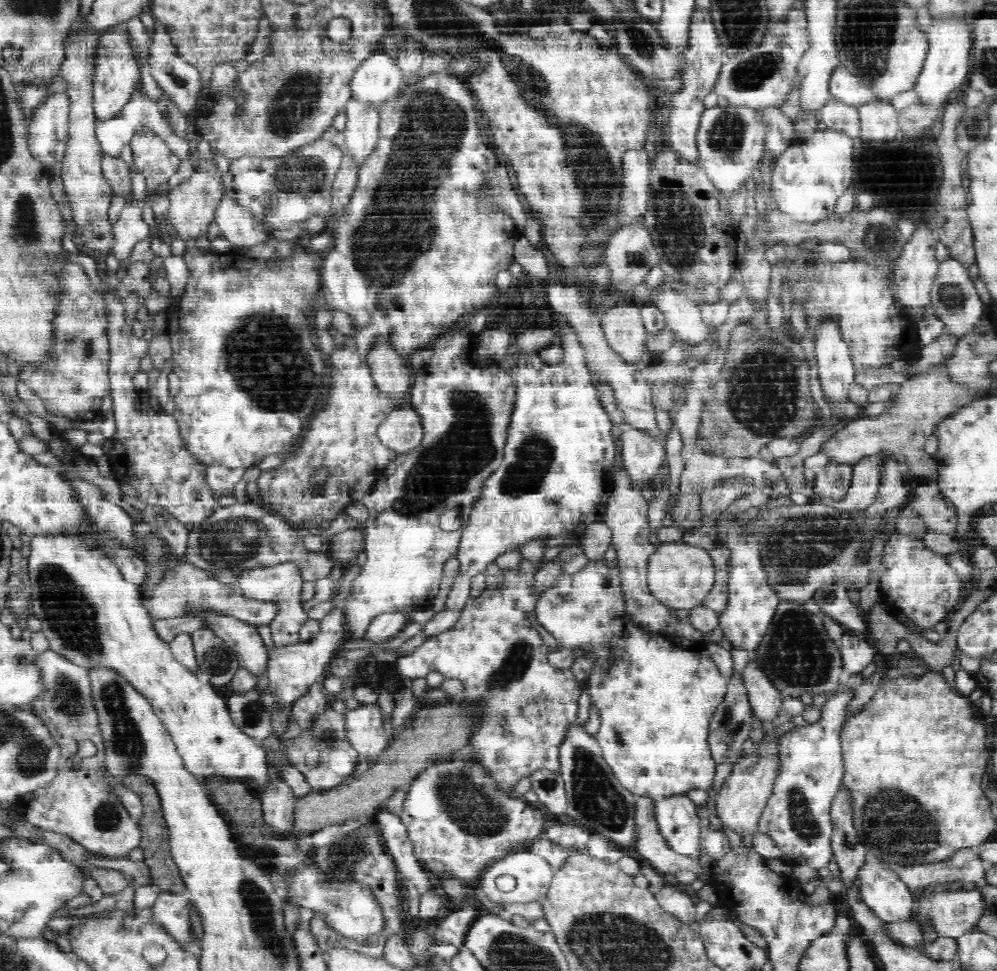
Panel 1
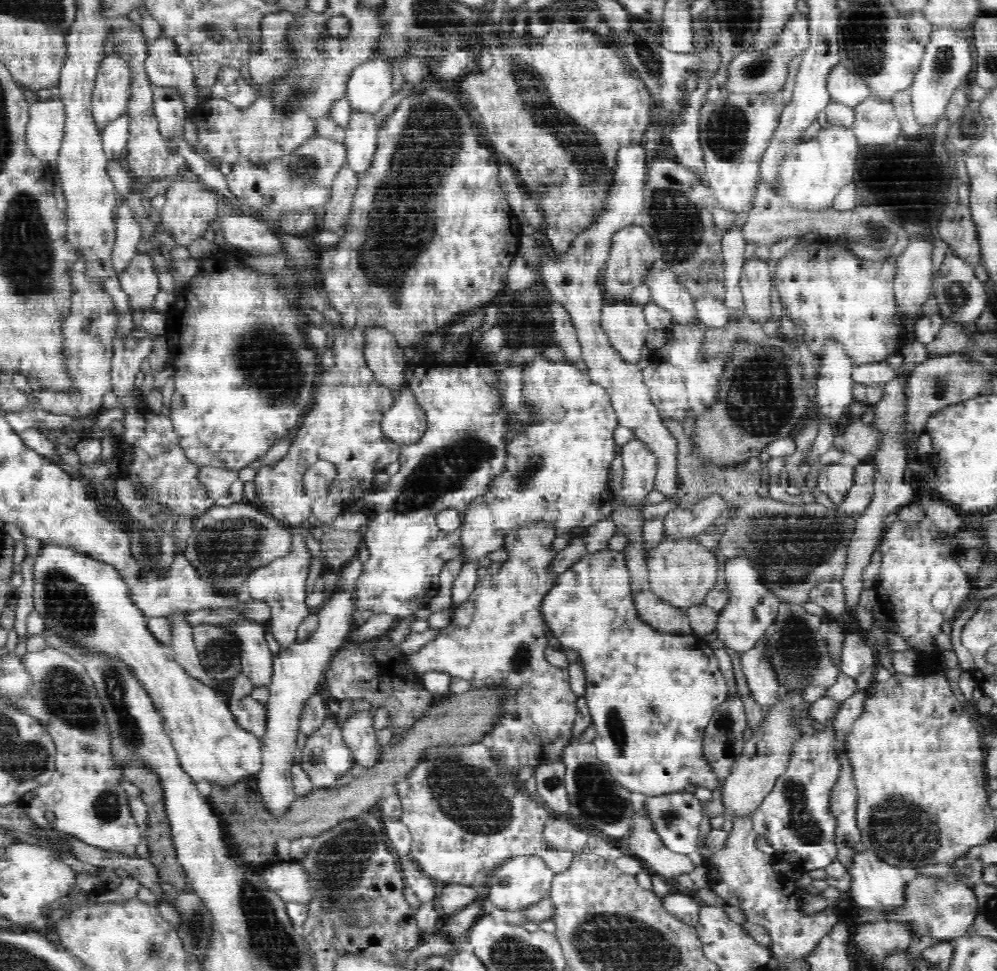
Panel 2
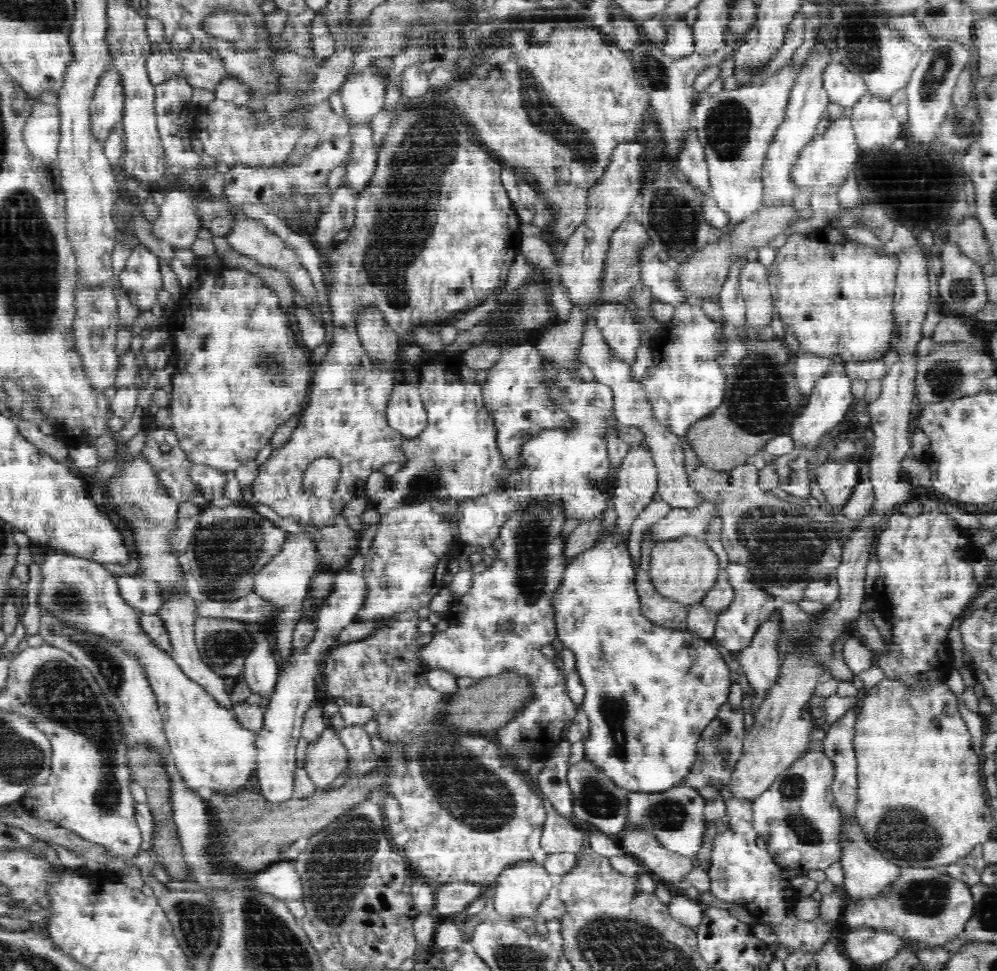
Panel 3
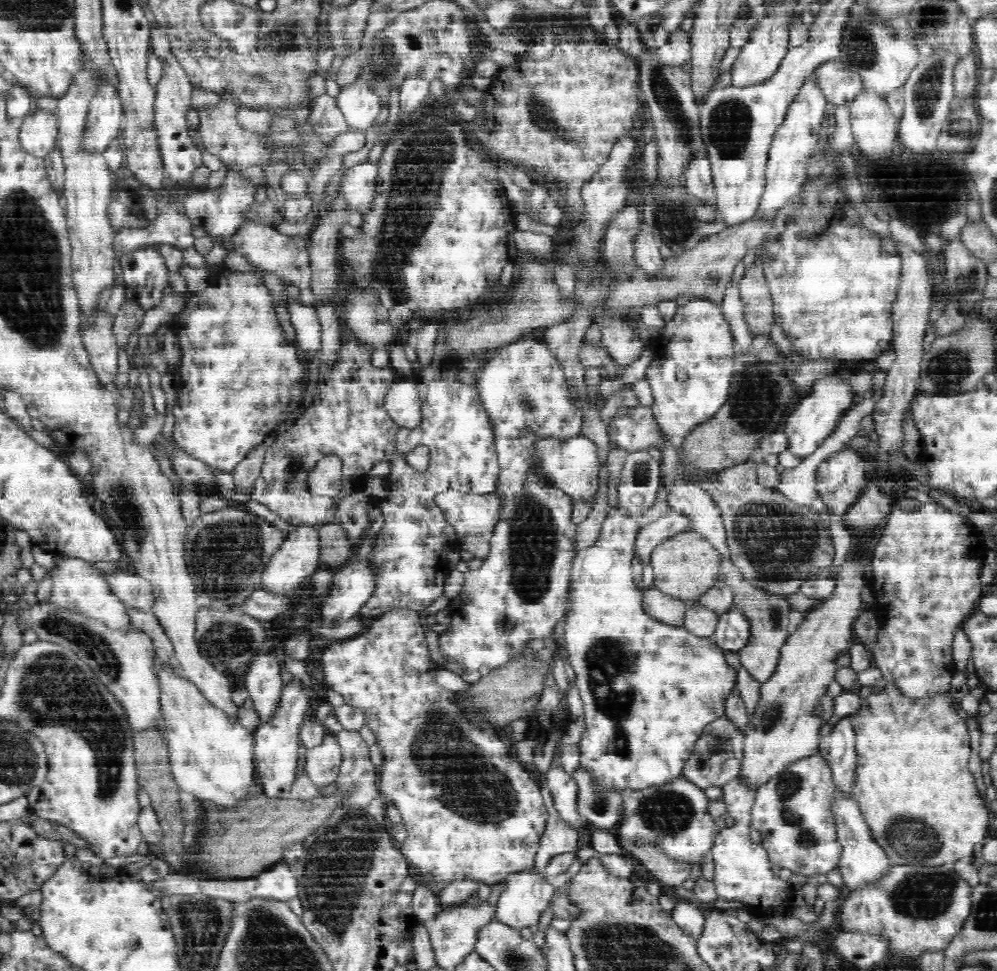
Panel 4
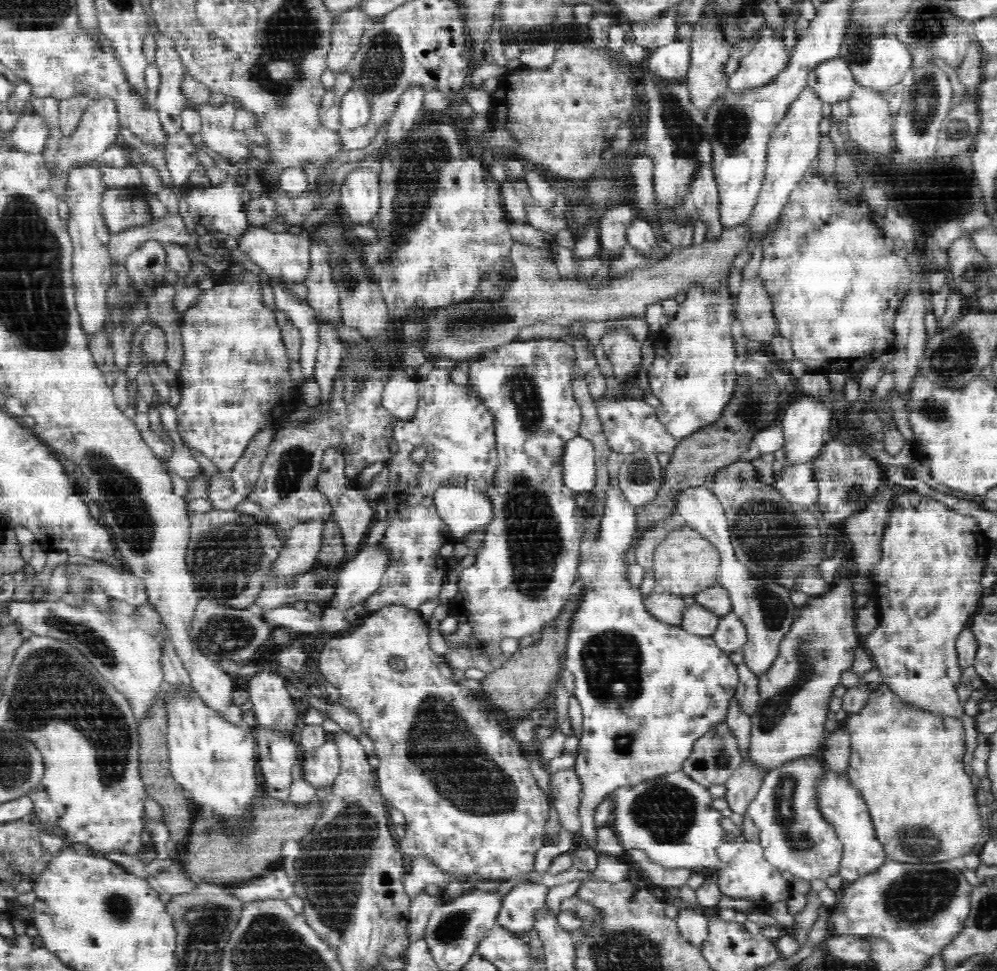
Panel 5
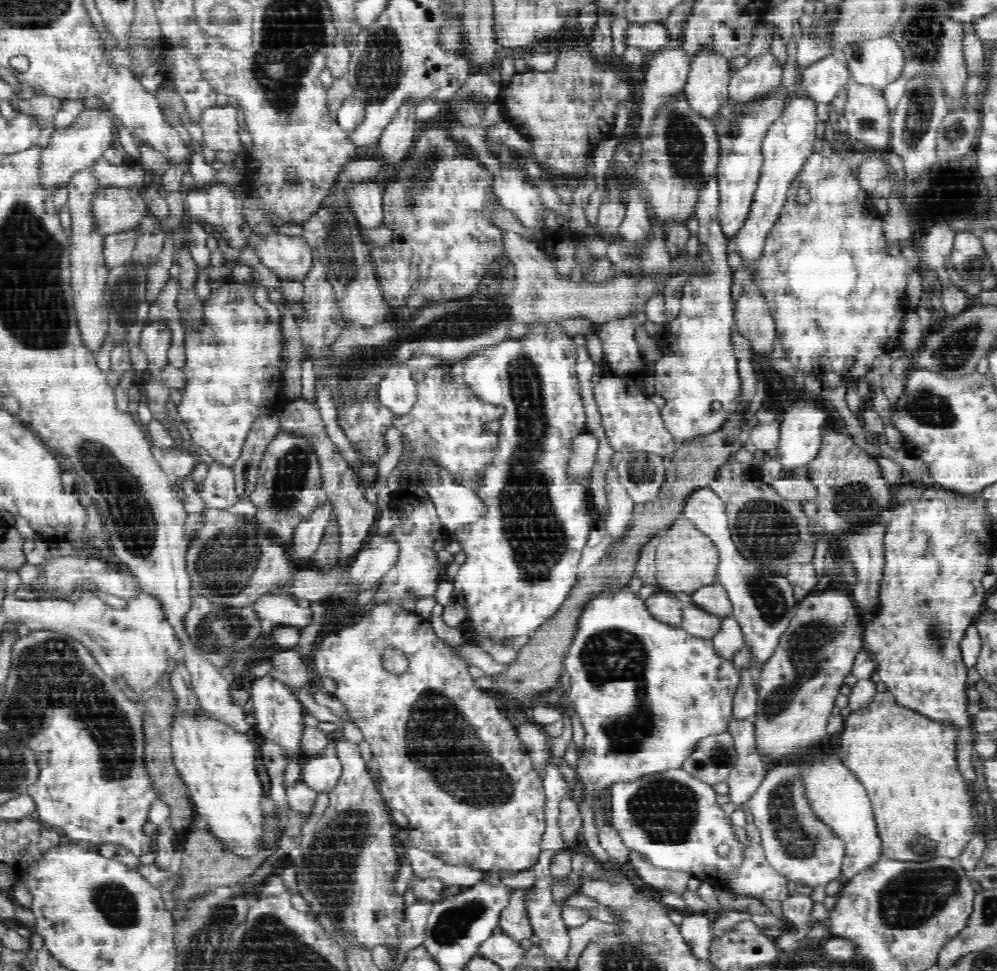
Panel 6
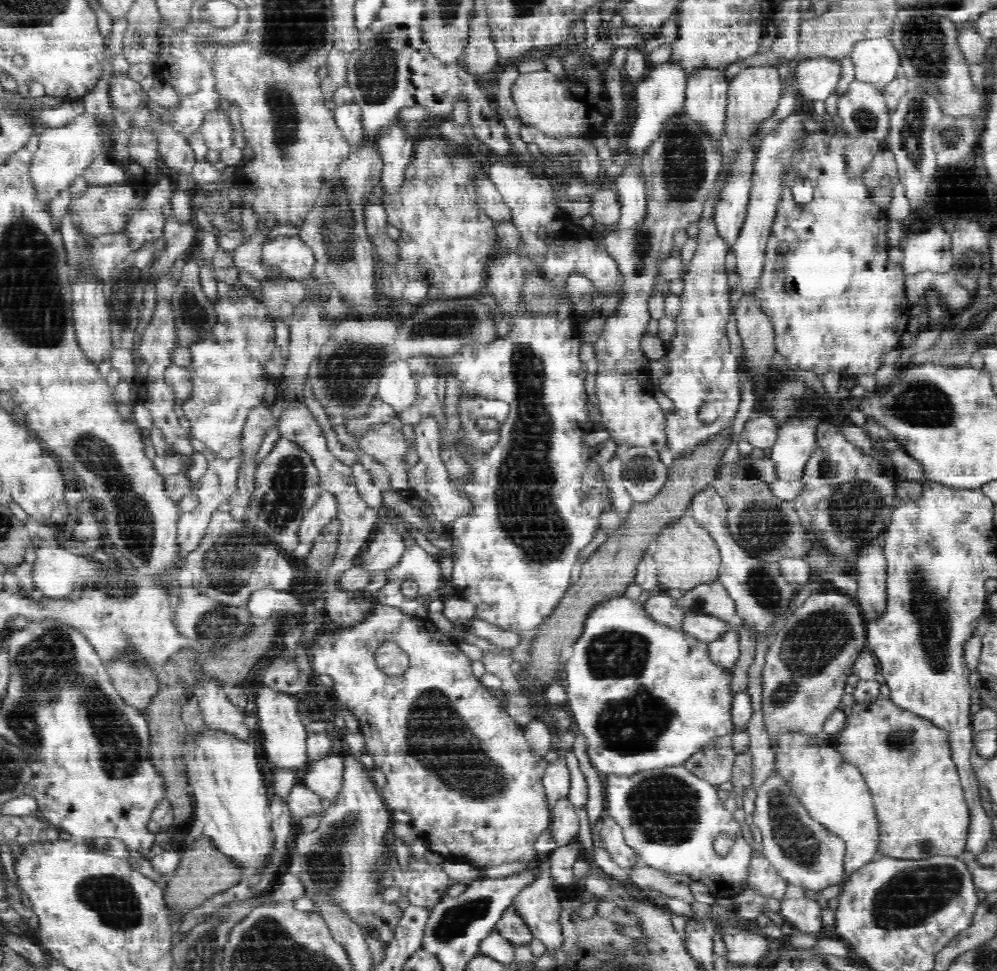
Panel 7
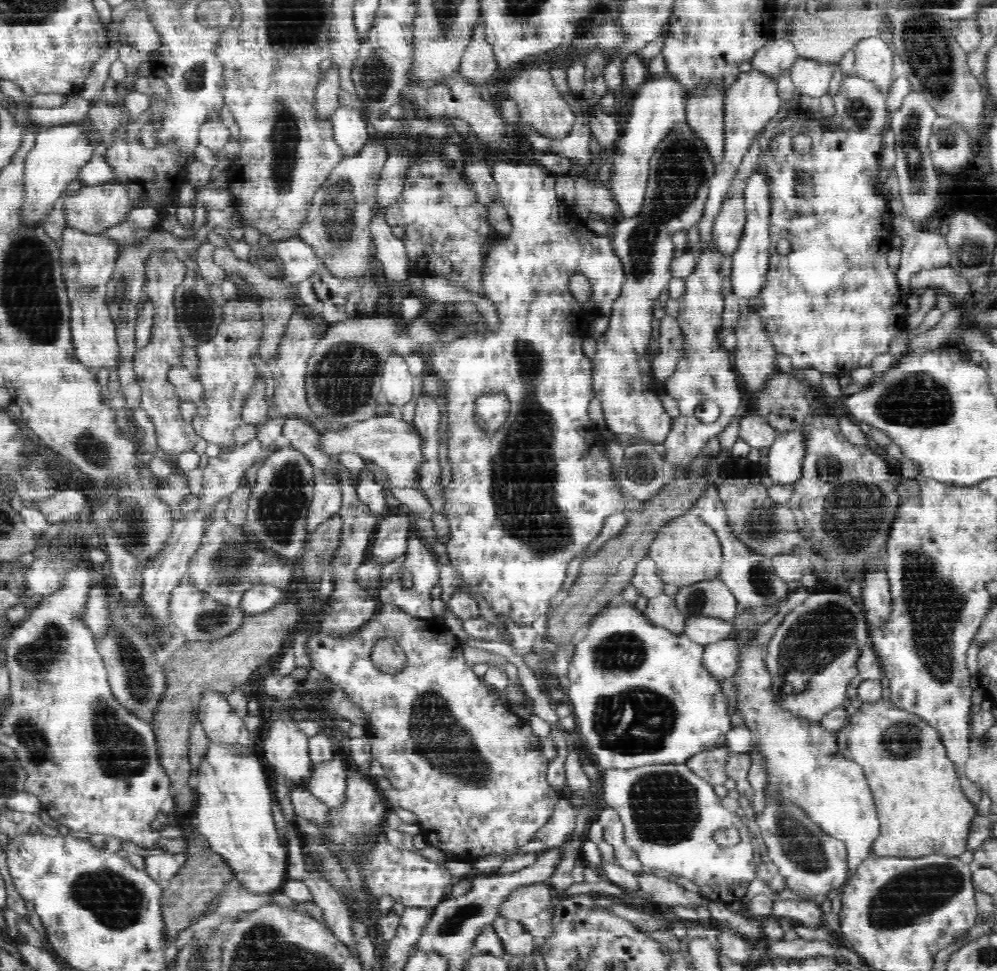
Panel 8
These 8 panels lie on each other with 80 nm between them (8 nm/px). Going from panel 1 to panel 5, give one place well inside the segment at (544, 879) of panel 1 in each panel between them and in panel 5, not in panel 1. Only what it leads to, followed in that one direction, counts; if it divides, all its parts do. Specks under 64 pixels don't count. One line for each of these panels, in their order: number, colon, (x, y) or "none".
2: (521, 882)
3: (520, 890)
4: (521, 903)
5: (516, 916)

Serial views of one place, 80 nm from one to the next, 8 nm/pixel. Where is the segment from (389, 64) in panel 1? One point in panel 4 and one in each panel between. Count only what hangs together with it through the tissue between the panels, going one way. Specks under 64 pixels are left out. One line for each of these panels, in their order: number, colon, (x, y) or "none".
2: (369, 86)
3: (362, 97)
4: (358, 104)

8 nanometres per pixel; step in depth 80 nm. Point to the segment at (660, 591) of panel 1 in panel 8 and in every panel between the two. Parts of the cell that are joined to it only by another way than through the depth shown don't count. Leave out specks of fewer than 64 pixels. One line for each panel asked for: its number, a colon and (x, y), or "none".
2: (681, 571)
3: (685, 569)
4: (685, 565)
5: (685, 562)
6: (686, 559)
7: (686, 554)
8: (686, 550)

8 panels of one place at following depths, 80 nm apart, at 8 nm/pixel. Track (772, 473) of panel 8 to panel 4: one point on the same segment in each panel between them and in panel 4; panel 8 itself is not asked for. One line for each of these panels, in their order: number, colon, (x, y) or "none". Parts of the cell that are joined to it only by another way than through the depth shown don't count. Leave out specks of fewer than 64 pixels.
4: (814, 417)
5: (805, 423)
6: (799, 432)
7: (794, 443)

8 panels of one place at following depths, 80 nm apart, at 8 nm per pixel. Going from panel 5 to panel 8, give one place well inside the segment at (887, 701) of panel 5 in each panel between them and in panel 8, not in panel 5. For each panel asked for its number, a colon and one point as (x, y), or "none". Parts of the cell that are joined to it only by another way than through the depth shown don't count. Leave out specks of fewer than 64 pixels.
6: (907, 762)
7: (922, 811)
8: (922, 809)

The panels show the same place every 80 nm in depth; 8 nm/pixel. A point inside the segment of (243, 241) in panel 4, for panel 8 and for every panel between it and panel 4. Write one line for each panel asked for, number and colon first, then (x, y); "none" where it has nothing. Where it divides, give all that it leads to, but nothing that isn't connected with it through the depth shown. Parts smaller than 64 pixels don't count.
5: (284, 255)
6: (290, 257)
7: (292, 255)
8: (298, 258)

